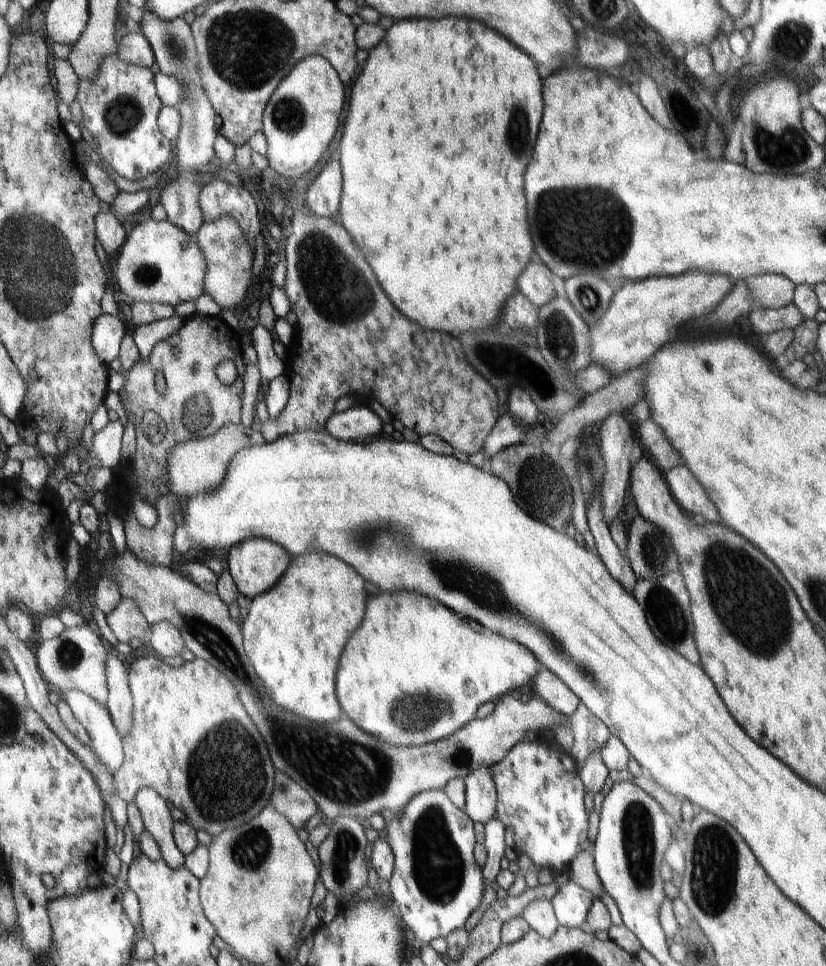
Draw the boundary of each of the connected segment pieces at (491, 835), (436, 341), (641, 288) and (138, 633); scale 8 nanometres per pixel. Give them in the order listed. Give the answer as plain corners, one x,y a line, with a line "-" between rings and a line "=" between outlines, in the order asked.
494,816
485,824
484,847
486,848
486,864
483,868
484,880
494,882
500,873
500,863
505,856
506,826
=
301,211
292,216
289,224
290,236
284,248
286,276
282,289
297,320
294,339
287,344
287,356
283,360
286,378
290,381
289,400
276,420
269,418
260,424
260,434
265,442
274,442
280,436
295,437
302,430
323,432
328,417
335,412
336,401
342,396
357,396
368,404
375,400
381,403
393,419
400,420
420,437
436,434
452,448
469,455
482,451
499,417
498,396
496,392
492,394
492,386
464,360
457,335
426,330
400,314
338,219
=
690,270
682,276
656,276
644,278
642,281
625,281
620,290
614,292
612,302
604,316
589,328
590,332
590,360
592,363
606,368
606,372
612,379
638,368
649,358
654,356
663,346
670,343
680,325
698,316
706,316
712,313
715,308
732,292
734,280
726,274
706,274
700,270
=
122,597
120,604
106,615
106,620
119,642
129,643
132,638
149,640
151,624
130,598

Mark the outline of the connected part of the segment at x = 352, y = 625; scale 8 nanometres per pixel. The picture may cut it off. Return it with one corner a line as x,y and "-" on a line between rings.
324,551
309,552
291,557
280,580
268,592
251,599
250,609
243,612
240,622
244,650
268,694
282,710
318,724
336,722
344,716
336,698
336,669
344,647
364,620
368,595
364,581
336,556

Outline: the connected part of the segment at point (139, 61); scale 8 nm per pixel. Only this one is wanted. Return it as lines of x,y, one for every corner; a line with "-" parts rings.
128,33
118,43
116,56
126,62
139,67
148,67
156,62
152,47
146,37
139,33

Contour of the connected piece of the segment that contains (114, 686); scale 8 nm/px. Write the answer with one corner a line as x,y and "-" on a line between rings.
108,653
106,658
106,678
109,690
106,708
118,734
124,740
132,728
132,694
126,670
114,654

